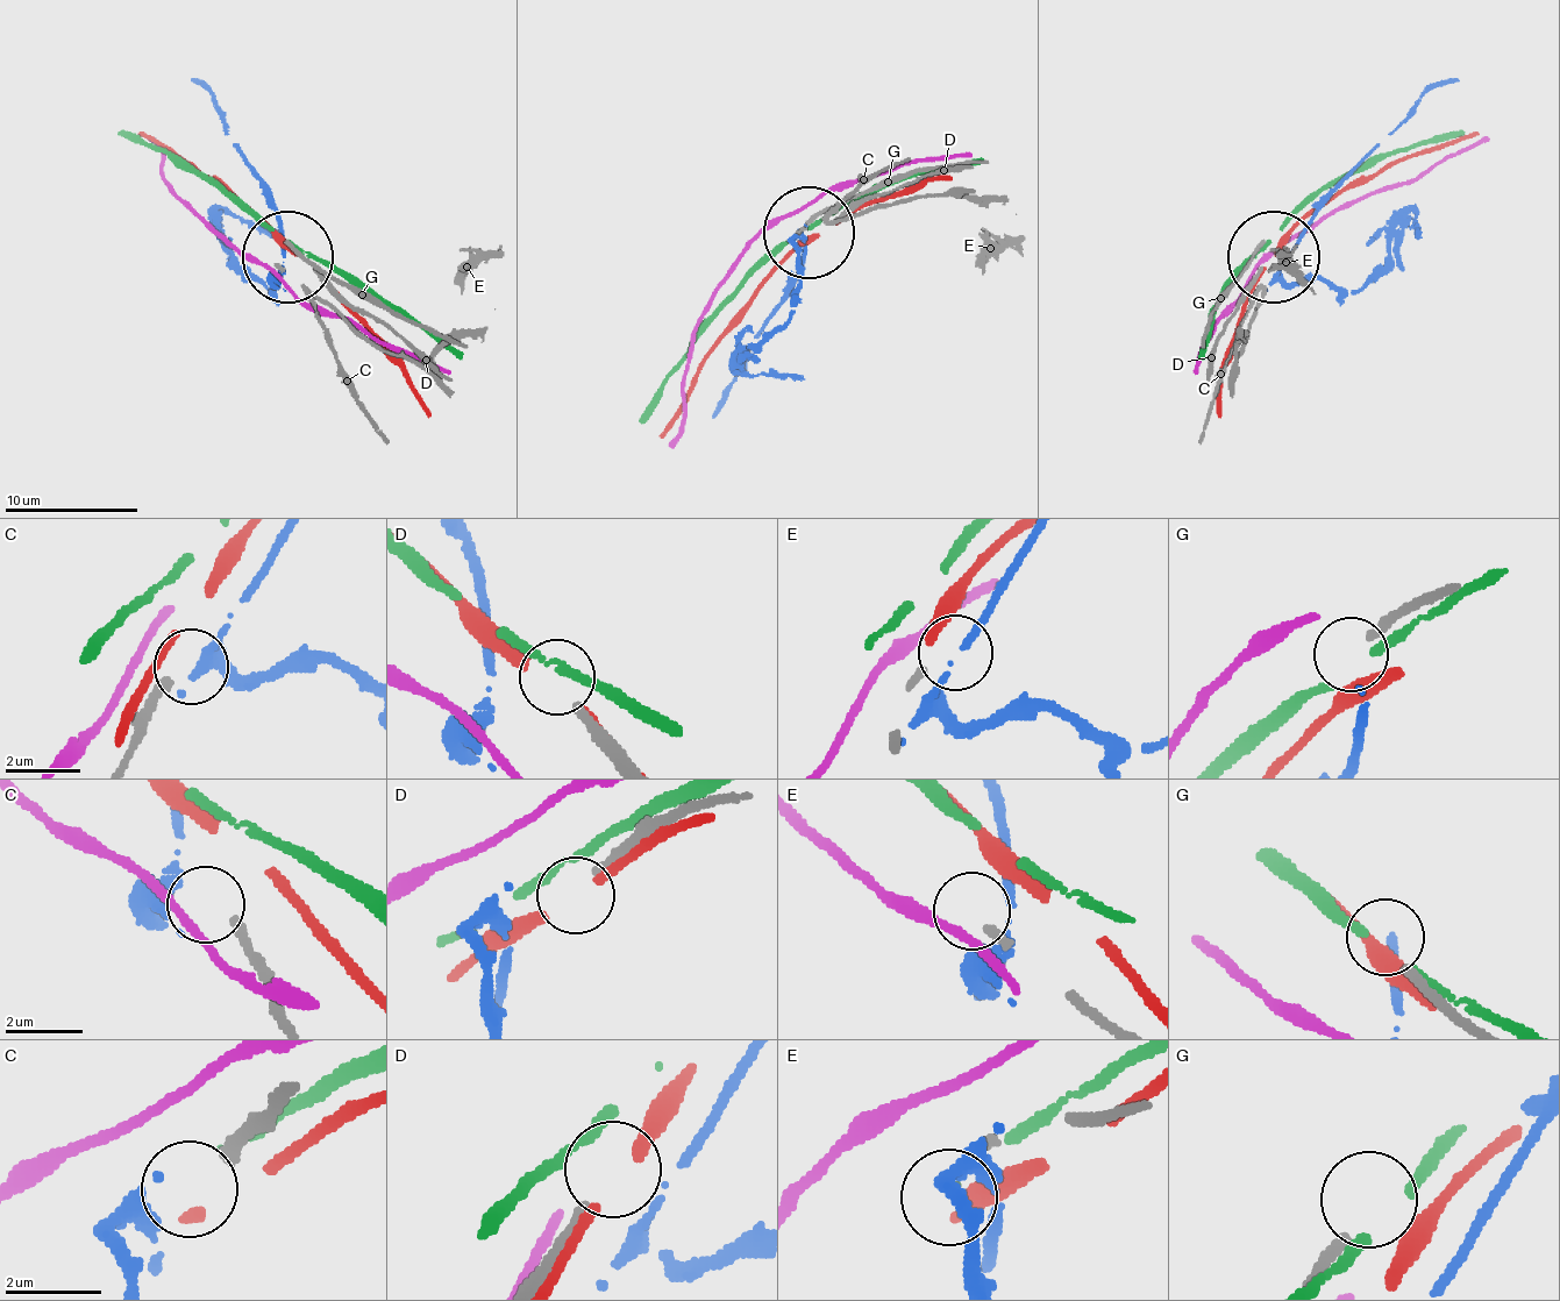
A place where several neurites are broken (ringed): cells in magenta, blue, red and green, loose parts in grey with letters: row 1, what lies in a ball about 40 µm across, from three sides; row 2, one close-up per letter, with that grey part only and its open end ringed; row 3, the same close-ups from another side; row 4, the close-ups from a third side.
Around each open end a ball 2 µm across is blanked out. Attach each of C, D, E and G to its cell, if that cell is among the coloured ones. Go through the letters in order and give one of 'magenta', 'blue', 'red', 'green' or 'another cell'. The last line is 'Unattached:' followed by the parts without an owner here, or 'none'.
C: another cell
D: another cell
E: another cell
G: another cell
Unattached: C, D, E, G

